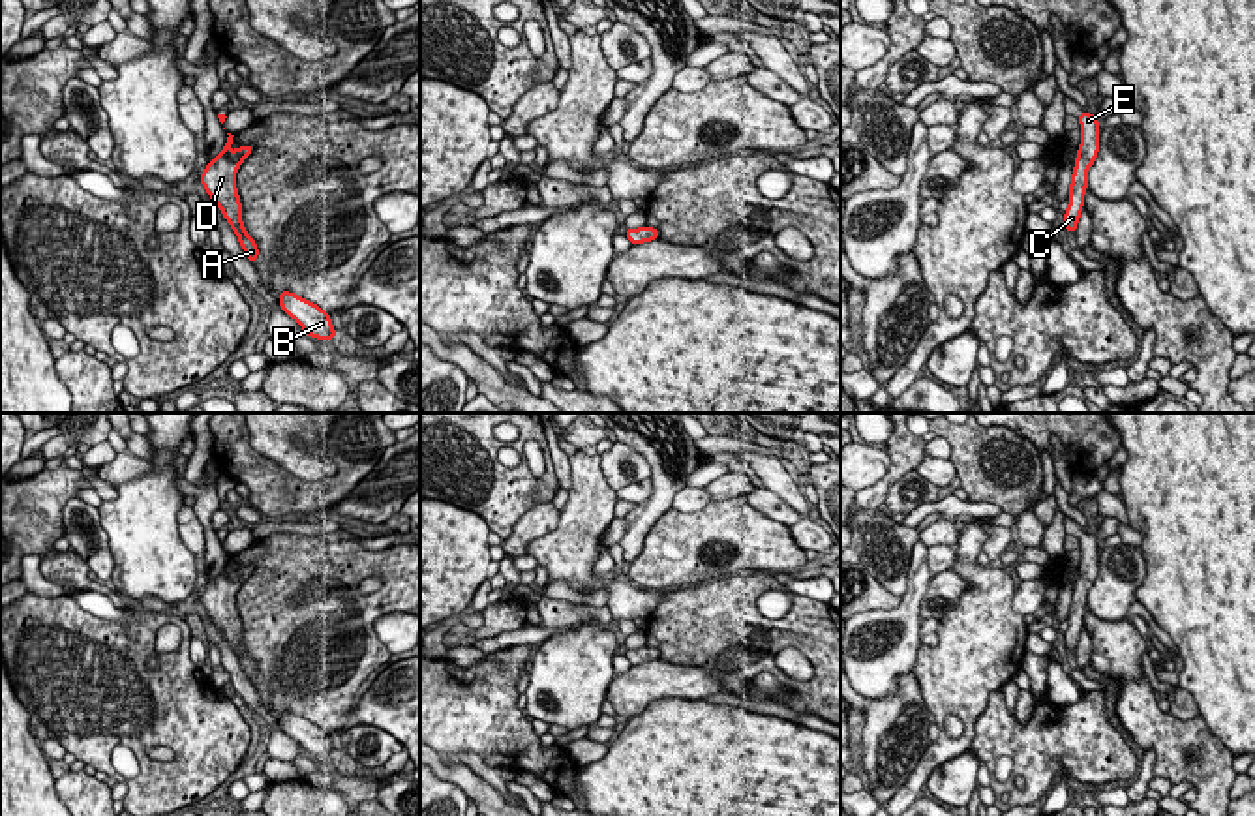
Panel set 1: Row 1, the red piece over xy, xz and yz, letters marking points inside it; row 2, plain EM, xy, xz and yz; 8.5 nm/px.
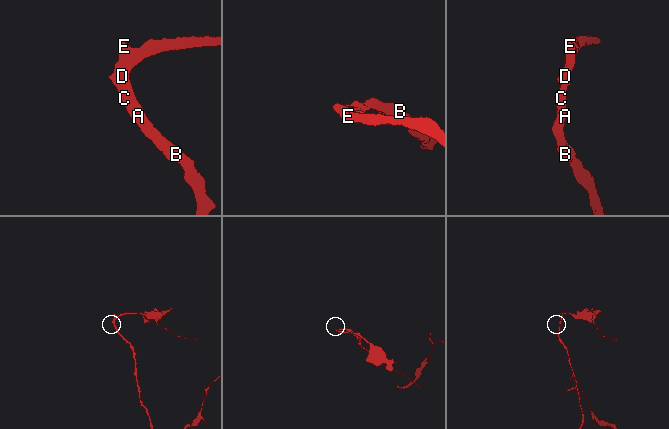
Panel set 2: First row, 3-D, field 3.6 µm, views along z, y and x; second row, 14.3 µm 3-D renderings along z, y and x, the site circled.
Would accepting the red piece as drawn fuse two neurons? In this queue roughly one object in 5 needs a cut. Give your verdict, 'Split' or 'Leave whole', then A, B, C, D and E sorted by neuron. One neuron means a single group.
Leave whole. Groups: A B C D E

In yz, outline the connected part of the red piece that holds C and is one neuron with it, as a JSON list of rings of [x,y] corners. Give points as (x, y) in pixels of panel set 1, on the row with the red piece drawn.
[[[1082,111],[1079,114],[1081,122],[1081,146],[1077,150],[1075,169],[1069,186],[1069,206],[1064,212],[1066,231],[1075,233],[1081,210],[1084,206],[1084,193],[1088,188],[1086,176],[1088,169],[1094,165],[1099,146],[1099,122],[1094,114]]]

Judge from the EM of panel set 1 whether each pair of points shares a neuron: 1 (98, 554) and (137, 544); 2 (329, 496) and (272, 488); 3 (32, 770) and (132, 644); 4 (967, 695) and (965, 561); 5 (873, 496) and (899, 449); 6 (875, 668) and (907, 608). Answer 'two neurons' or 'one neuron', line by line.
1: two neurons
2: one neuron
3: two neurons
4: one neuron
5: one neuron
6: one neuron

